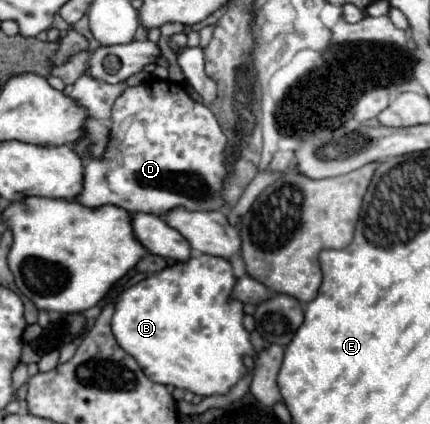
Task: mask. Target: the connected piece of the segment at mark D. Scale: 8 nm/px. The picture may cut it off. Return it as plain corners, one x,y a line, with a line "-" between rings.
148,80
144,84
138,84
138,86
128,86
114,102
112,106
112,126
110,126
110,142
108,142
108,150
104,150
104,158
92,158
86,168
84,168
84,190
82,194
78,196
78,202
88,206
88,208
98,208
98,206
104,206
104,204
114,204
114,206
120,206
132,214
136,212
148,212
148,214
154,214
154,216
166,216
172,208
186,208
186,210
222,210
224,208
224,198
220,198
220,186
224,182
224,174
228,174
228,168
224,166
224,146
228,144
228,140
224,138
224,132
220,128
220,124
216,122
216,116
212,114
212,110
208,110
206,104
200,104
200,102
194,102
180,84
172,82
172,80

